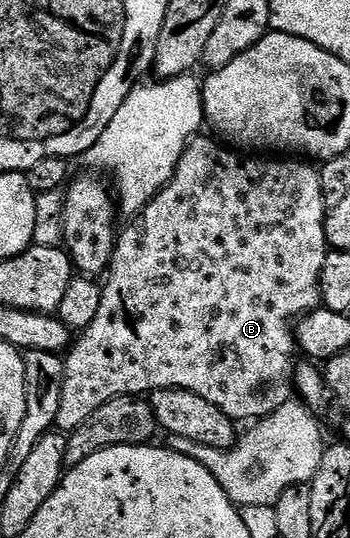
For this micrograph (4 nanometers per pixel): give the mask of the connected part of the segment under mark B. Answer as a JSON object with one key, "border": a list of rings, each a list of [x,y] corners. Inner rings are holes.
{"border":[[[198,136],[190,140],[176,172],[173,173],[173,179],[130,221],[133,223],[126,230],[122,229],[118,233],[117,242],[113,245],[113,258],[107,271],[109,283],[104,283],[103,301],[99,303],[99,316],[91,320],[86,330],[80,331],[78,338],[81,339],[78,342],[76,339],[64,355],[65,379],[63,400],[59,403],[57,417],[58,431],[71,432],[79,428],[79,424],[86,422],[94,412],[99,412],[99,408],[103,408],[107,400],[115,400],[124,394],[149,396],[155,390],[195,392],[203,396],[203,400],[215,404],[219,412],[234,420],[260,420],[275,412],[275,408],[283,408],[283,404],[287,404],[294,397],[293,357],[298,357],[299,354],[295,323],[321,306],[319,276],[323,272],[323,260],[331,249],[325,238],[325,201],[321,187],[321,171],[316,165],[305,160],[286,160],[281,156],[250,156],[222,144],[216,137],[213,138]]]}

